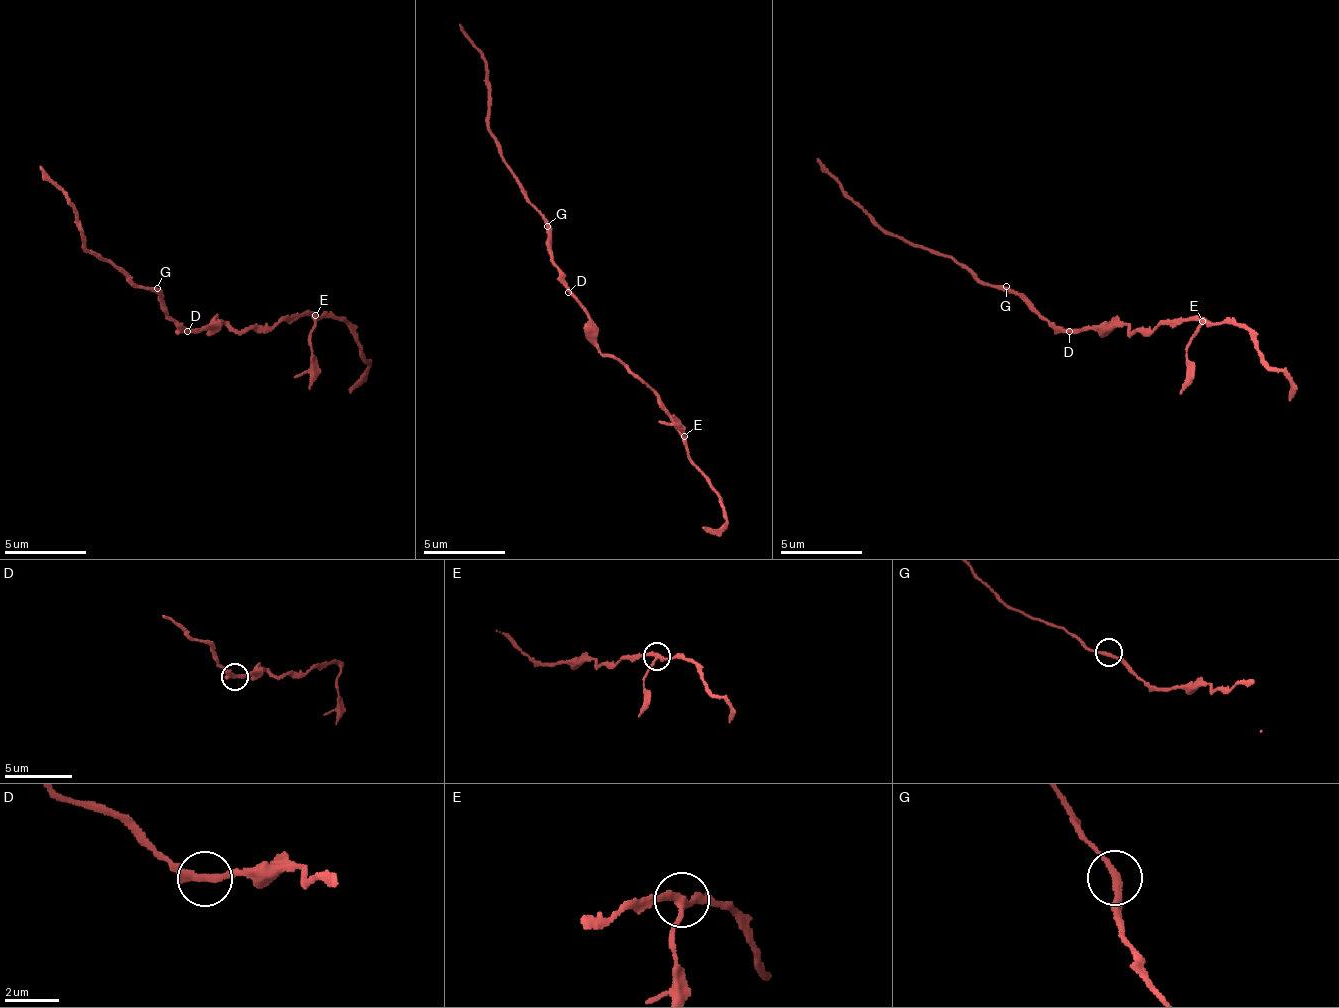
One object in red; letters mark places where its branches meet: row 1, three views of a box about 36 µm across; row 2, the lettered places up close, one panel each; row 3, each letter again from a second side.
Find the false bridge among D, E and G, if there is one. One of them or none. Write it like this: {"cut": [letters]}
{"cut": ["E"]}

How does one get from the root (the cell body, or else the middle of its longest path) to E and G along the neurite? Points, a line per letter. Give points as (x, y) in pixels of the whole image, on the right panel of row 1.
E: (1065, 327), (1127, 328), (1130, 333), (1152, 333), (1159, 325), (1201, 322)
G: (1065, 327), (1053, 327), (1046, 319), (1034, 315), (1006, 286)

